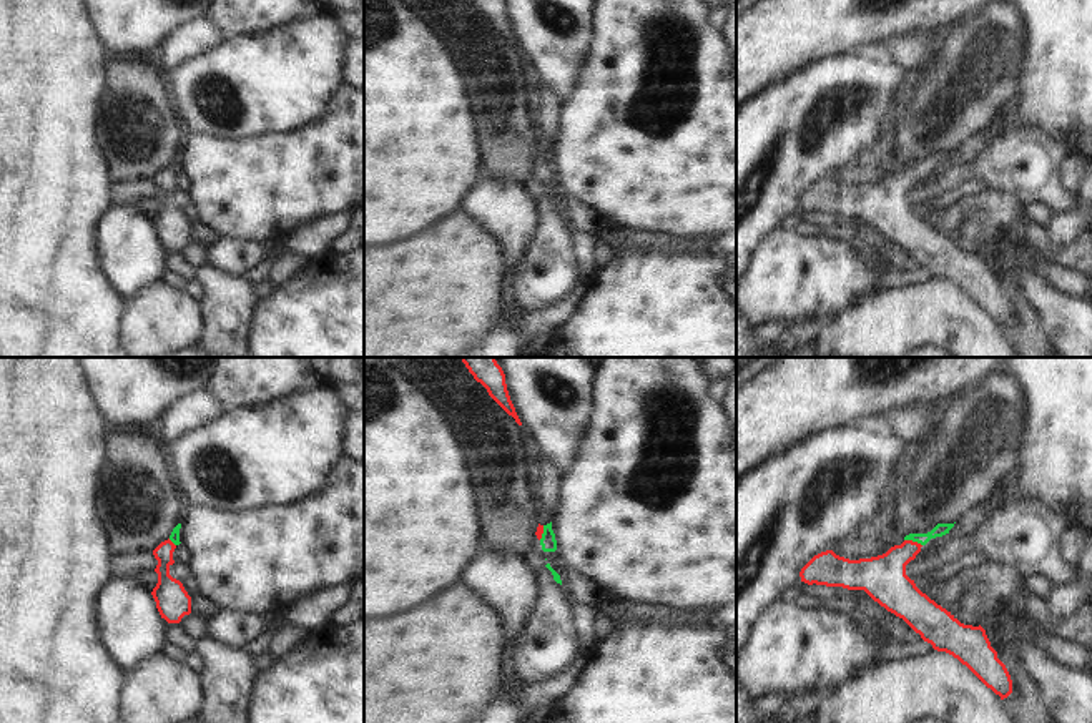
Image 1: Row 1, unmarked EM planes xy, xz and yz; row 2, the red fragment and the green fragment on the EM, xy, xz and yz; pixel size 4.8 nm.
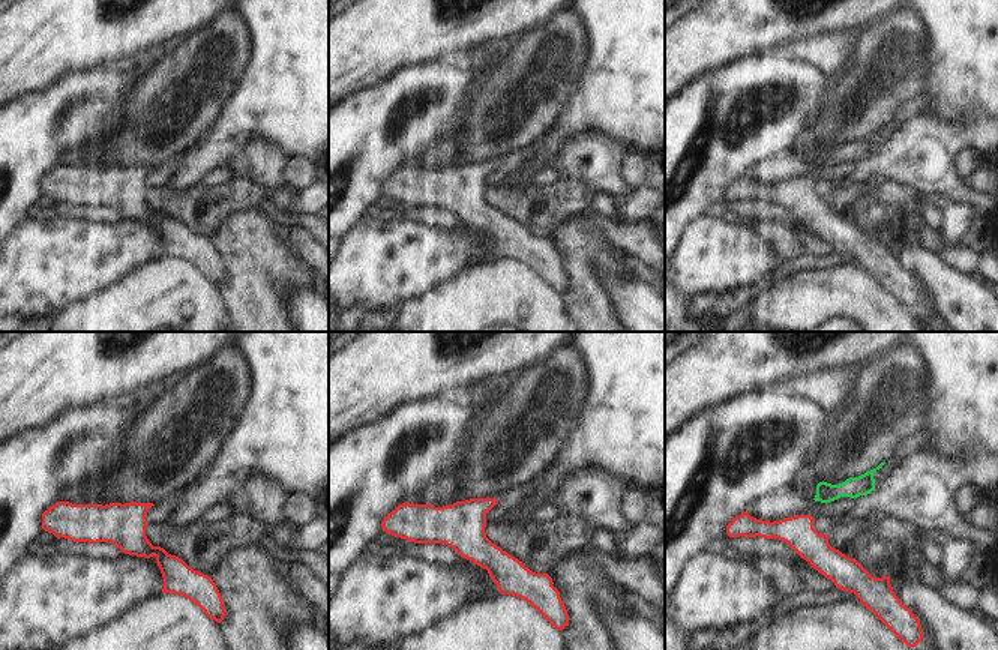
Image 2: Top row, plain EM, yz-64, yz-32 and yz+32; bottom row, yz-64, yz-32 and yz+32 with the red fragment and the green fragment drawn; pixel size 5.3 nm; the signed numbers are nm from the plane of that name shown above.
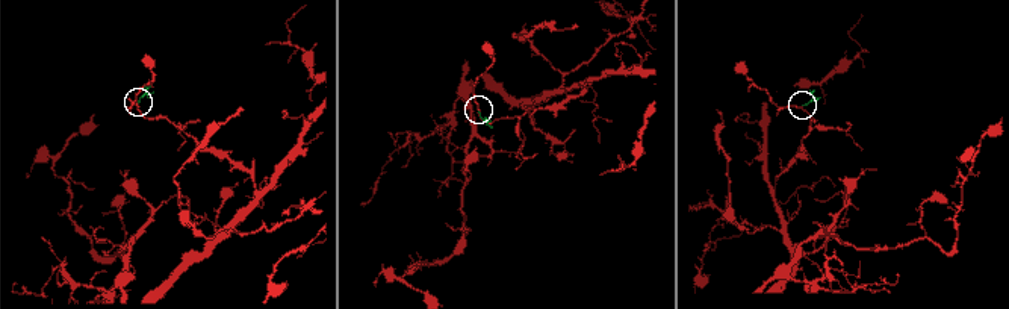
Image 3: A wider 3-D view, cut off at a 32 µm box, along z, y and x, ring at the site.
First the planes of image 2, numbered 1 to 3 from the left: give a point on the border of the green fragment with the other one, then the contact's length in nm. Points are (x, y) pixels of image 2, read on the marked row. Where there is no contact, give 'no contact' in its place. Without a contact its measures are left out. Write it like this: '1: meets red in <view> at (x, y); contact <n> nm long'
1: no contact
2: no contact
3: no contact

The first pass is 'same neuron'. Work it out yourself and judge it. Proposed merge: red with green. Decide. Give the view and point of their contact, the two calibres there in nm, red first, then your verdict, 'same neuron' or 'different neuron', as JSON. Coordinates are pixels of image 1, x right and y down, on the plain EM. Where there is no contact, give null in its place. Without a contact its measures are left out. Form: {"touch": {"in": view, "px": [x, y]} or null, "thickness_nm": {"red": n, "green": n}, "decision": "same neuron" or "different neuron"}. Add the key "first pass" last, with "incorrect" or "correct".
{"touch": {"in": "yz", "px": [911, 168]}, "thickness_nm": {"red": 220, "green": 60}, "decision": "same neuron", "first pass": "correct"}

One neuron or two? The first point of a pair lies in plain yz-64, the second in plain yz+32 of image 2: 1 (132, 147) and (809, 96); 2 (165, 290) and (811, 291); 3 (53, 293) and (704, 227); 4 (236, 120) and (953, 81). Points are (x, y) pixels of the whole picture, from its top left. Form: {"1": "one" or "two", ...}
{"1": "two", "2": "one", "3": "one", "4": "one"}

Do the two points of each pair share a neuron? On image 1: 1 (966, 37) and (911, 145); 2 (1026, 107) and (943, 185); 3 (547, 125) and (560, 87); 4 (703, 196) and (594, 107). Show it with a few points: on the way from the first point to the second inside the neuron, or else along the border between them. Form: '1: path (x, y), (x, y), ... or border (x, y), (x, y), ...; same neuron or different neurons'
1: path (966, 63), (966, 78), (934, 118); same neuron
2: border (1018, 123), (1004, 128), (984, 147); different neurons
3: border (541, 92), (550, 93), (560, 105); different neurons
4: path (677, 185), (627, 135), (620, 133); same neuron

